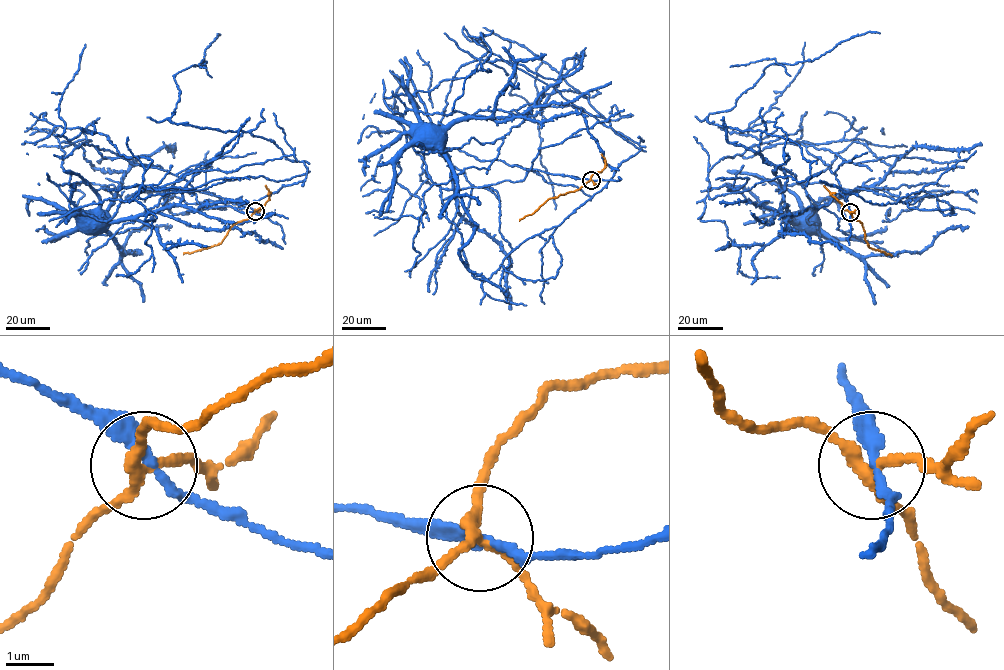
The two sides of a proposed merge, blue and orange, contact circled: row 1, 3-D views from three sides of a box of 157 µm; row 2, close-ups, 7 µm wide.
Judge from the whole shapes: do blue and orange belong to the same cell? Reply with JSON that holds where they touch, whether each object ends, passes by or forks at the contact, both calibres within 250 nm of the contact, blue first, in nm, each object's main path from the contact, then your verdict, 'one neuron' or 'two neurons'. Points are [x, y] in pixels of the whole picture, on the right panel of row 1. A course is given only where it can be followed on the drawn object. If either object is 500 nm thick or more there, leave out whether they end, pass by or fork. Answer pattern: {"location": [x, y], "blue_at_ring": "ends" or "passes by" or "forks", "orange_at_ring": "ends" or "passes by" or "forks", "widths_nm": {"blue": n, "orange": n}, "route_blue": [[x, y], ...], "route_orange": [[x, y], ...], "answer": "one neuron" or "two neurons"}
{"location": [850, 212], "blue_at_ring": "passes by", "orange_at_ring": "forks", "widths_nm": {"blue": 240, "orange": 200}, "route_blue": [[850, 212], [830, 165], [790, 143], [864, 139], [802, 183], [783, 186], [778, 212], [798, 213]], "route_orange": [[850, 212], [862, 223], [869, 247], [892, 255]], "answer": "two neurons"}

